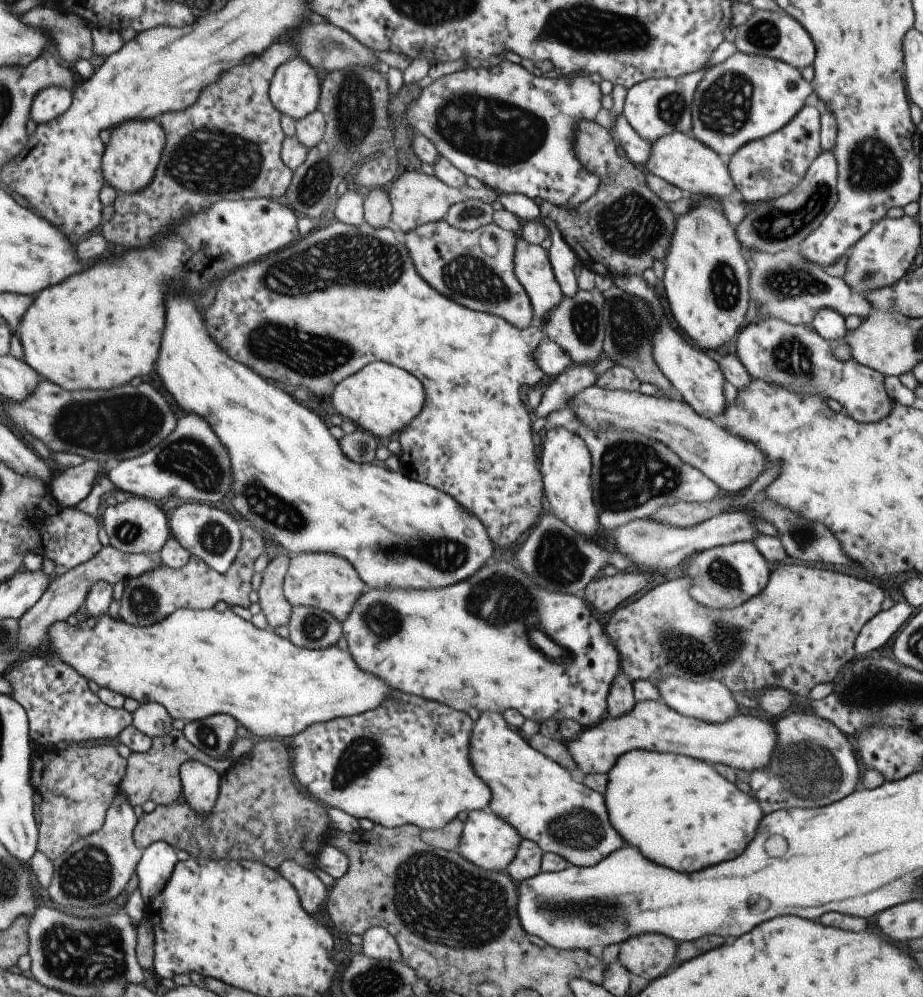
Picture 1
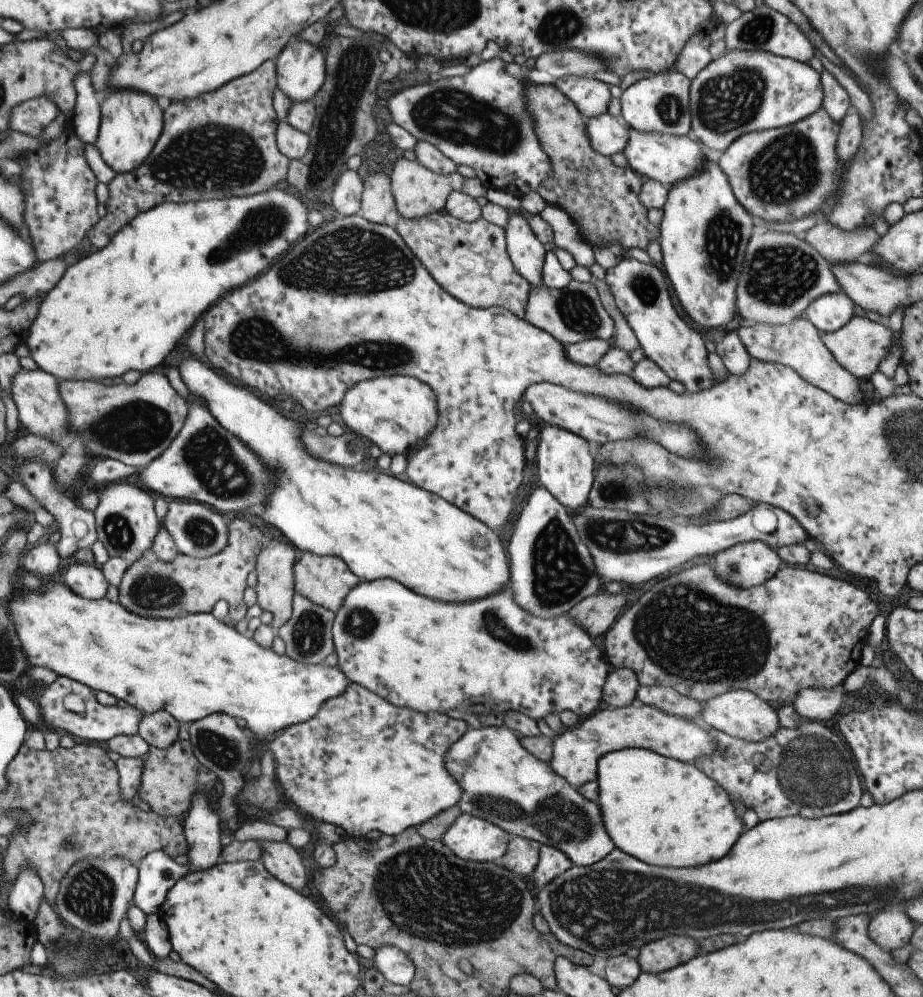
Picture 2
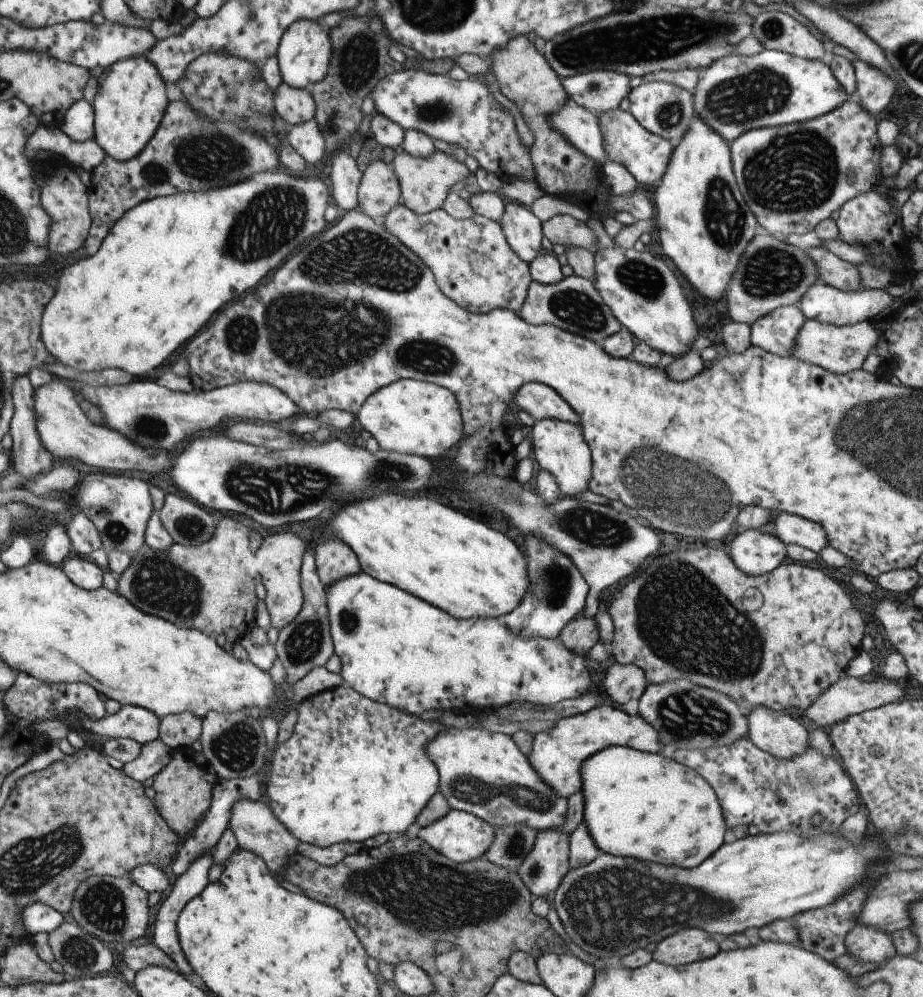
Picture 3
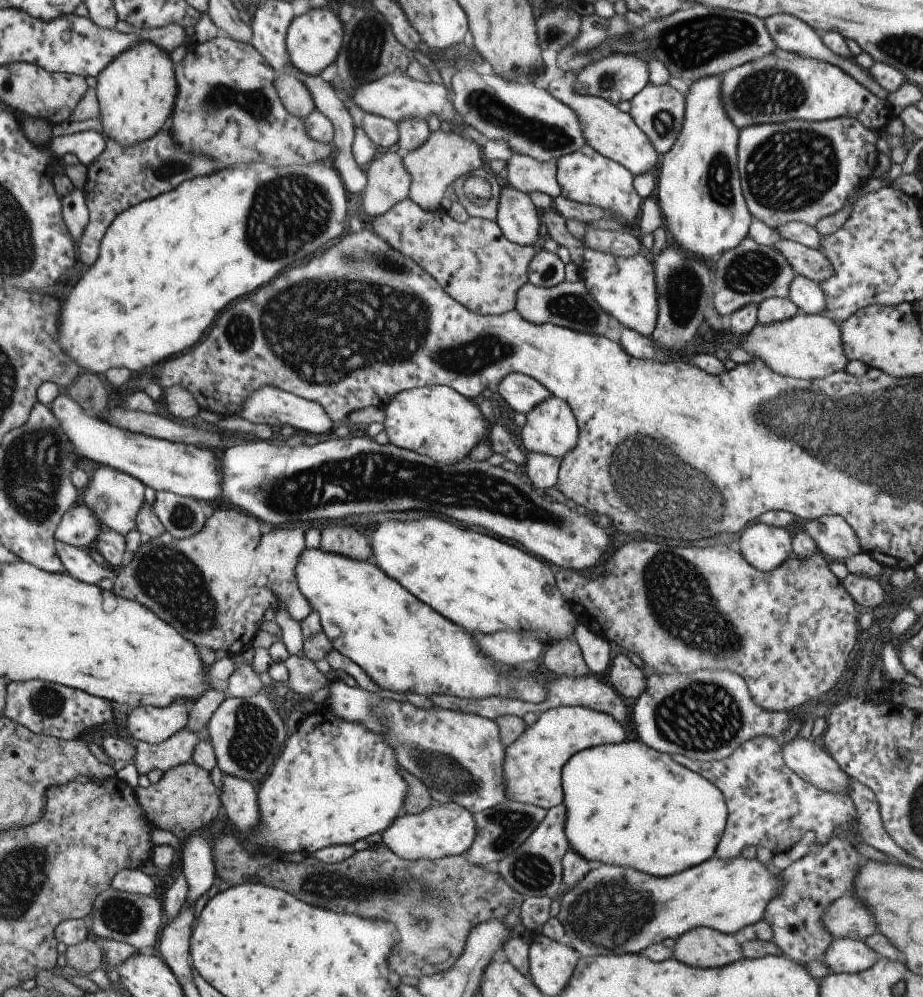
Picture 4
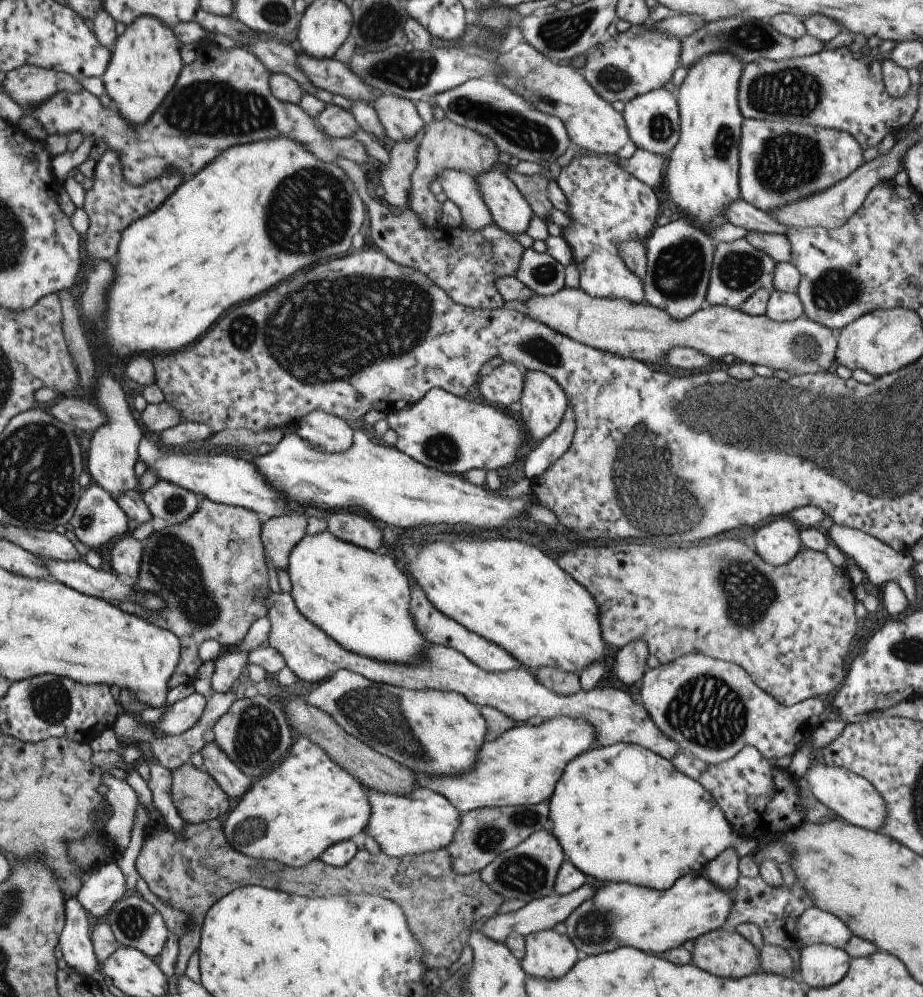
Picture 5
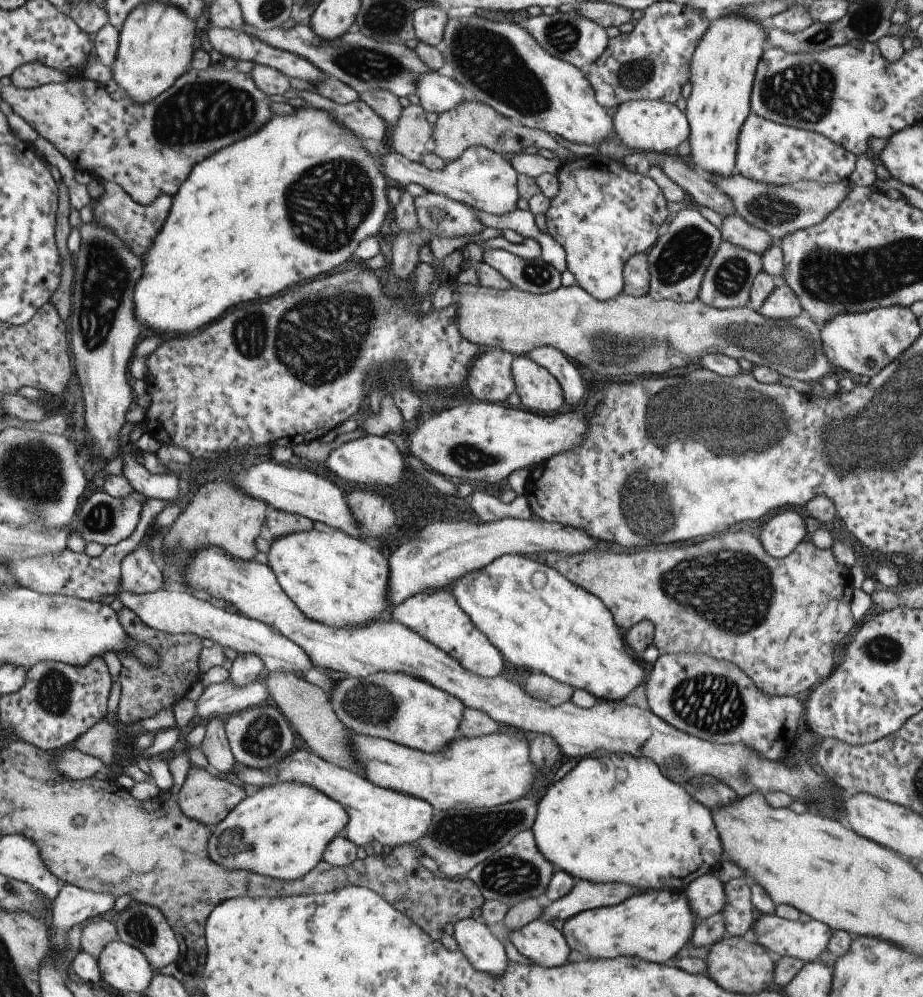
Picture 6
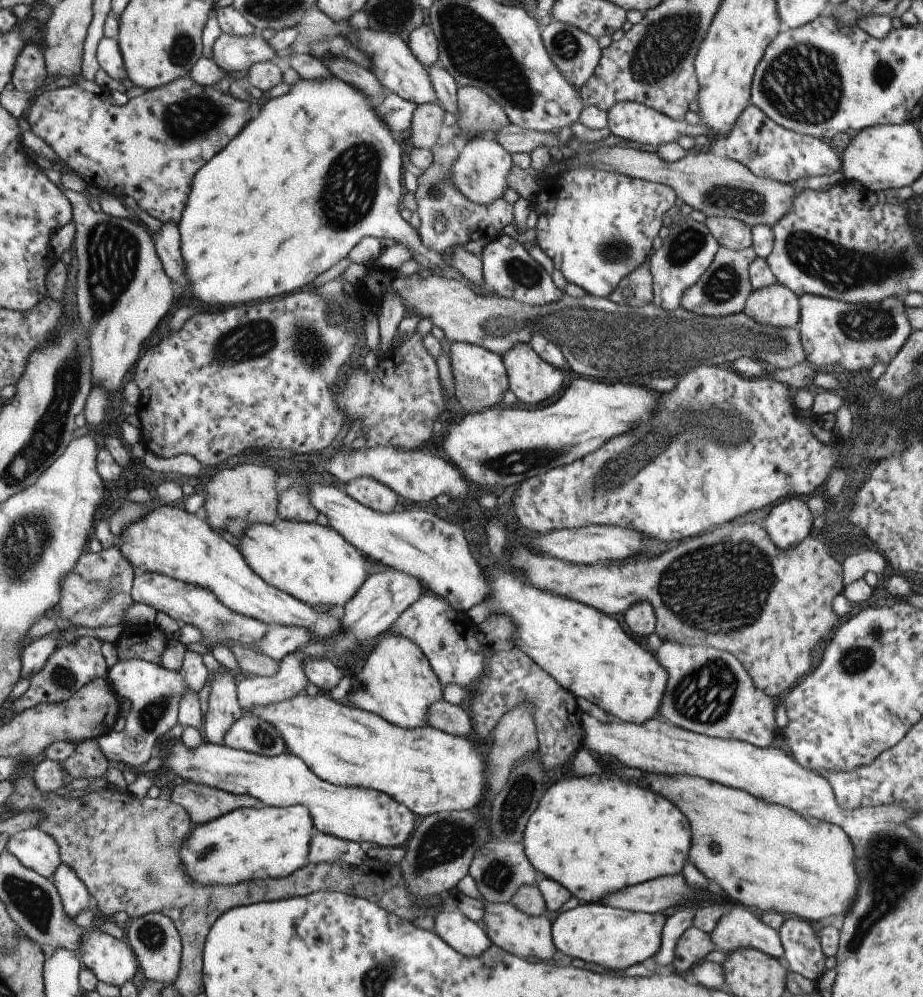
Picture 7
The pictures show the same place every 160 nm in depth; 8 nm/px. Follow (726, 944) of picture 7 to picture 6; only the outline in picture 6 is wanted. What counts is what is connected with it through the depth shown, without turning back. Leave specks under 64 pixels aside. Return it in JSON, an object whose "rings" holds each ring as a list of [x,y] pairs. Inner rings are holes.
{"rings":[[[759,913],[755,915],[750,929],[757,944],[779,954],[780,957],[796,958],[804,963],[816,960],[826,950],[826,944],[831,934],[830,928],[819,921],[811,920],[807,923],[801,923],[800,921],[779,918],[775,914],[763,915]]]}

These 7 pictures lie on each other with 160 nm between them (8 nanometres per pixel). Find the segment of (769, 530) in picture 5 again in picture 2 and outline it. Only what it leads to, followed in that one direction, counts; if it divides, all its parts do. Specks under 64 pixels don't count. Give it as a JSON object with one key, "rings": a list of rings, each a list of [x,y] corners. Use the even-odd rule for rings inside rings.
{"rings":[[[761,541],[739,543],[719,551],[715,556],[715,574],[736,587],[757,586],[769,580],[783,564],[779,555]]]}

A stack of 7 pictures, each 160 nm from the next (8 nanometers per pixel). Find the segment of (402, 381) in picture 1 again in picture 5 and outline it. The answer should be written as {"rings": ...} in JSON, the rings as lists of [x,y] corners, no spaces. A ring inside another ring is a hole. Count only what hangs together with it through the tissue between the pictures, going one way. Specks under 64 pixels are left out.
{"rings":[[[437,387],[428,390],[416,403],[389,413],[384,419],[397,435],[397,450],[442,473],[463,476],[471,468],[485,471],[505,468],[515,460],[523,444],[523,433],[513,417],[487,404],[469,402]]]}

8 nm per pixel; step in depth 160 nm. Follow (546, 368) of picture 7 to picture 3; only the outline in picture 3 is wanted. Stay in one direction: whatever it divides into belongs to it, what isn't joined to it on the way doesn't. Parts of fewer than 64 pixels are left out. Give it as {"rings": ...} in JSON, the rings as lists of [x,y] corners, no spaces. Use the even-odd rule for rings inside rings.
{"rings":[[[542,418],[530,426],[530,458],[536,468],[541,468],[554,476],[561,494],[572,494],[586,490],[590,479],[591,459],[589,447],[585,444],[581,429],[574,424],[554,418]]]}

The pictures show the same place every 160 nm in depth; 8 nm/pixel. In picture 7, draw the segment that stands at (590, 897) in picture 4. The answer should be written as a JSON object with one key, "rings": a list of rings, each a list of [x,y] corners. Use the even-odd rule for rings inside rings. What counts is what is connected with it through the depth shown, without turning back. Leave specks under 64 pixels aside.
{"rings":[[[580,902],[575,908],[559,913],[550,926],[553,946],[567,961],[572,958],[585,964],[603,966],[609,970],[623,970],[638,962],[644,964],[660,947],[660,934],[667,916],[616,909],[601,903]]]}

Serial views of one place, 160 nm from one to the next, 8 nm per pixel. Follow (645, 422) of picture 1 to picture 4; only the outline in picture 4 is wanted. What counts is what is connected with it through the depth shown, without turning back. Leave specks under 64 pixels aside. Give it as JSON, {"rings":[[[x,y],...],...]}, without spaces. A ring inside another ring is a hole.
{"rings":[[[509,373],[497,383],[496,394],[511,410],[525,414],[551,395],[541,384],[523,373]]]}

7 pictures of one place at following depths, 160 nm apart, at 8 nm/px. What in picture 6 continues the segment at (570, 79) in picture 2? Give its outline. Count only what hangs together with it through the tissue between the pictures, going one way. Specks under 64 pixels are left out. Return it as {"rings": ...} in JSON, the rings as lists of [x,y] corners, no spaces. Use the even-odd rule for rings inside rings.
{"rings":[[[669,2],[650,4],[629,34],[608,38],[605,50],[584,70],[601,108],[622,102],[655,99],[674,105],[681,86],[689,80],[693,51],[708,27],[708,18],[689,6]]]}

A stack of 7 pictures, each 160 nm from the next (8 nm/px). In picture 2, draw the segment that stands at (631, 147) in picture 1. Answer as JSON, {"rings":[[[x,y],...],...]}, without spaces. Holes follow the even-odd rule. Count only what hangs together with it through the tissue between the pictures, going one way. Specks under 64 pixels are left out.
{"rings":[[[605,112],[584,117],[584,120],[584,129],[589,144],[597,154],[609,157],[622,152],[626,143],[627,125],[620,117],[613,117]]]}

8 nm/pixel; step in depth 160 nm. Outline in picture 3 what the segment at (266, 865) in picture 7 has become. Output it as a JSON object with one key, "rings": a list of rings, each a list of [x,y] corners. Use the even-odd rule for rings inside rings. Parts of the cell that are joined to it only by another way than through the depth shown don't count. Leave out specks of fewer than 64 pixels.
{"rings":[[[343,685],[332,688],[312,697],[307,697],[297,709],[297,722],[292,736],[284,743],[277,745],[271,752],[269,760],[269,780],[266,780],[268,807],[275,818],[298,840],[298,842],[325,848],[337,843],[362,843],[366,838],[373,838],[383,832],[390,836],[403,834],[417,813],[428,803],[429,797],[438,790],[438,774],[432,761],[425,756],[424,744],[439,731],[448,729],[431,720],[422,721],[413,715],[397,712],[393,707],[372,701],[351,687]]]}

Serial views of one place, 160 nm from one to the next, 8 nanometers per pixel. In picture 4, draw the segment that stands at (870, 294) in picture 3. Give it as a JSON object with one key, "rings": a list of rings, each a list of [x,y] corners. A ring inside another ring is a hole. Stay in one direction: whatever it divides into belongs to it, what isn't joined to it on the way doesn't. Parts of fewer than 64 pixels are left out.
{"rings":[[[803,275],[792,276],[787,297],[795,304],[799,312],[812,315],[825,312],[821,289],[816,282]]]}

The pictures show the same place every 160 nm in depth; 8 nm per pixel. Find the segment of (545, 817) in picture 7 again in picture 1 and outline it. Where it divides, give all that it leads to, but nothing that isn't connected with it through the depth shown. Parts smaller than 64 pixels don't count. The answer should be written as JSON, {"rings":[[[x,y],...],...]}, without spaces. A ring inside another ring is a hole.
{"rings":[[[633,750],[625,752],[607,774],[602,801],[609,823],[629,846],[637,848],[647,860],[677,872],[693,872],[741,854],[749,838],[765,816],[761,804],[751,794],[741,794],[731,780],[723,780],[707,764],[673,752]]]}

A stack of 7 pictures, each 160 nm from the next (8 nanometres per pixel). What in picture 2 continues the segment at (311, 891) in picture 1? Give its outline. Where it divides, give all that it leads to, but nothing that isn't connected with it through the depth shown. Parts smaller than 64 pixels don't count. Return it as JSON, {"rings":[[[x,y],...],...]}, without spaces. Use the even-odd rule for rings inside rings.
{"rings":[[[286,840],[257,841],[261,847],[259,860],[266,871],[293,890],[299,891],[307,884],[308,872],[303,867],[301,855]]]}

